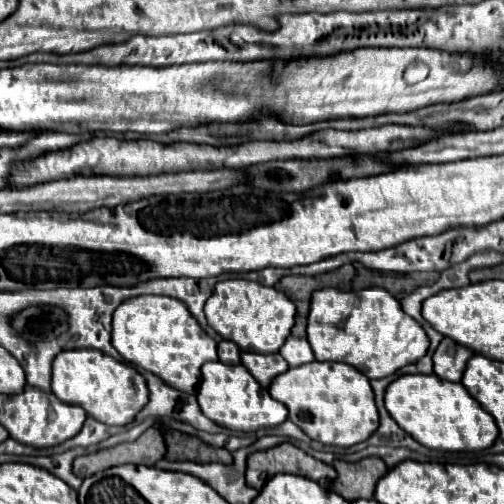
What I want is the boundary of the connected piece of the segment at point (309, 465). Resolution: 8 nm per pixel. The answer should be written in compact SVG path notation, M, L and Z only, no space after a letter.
M283 442L275 448L269 448L265 452L255 452L249 456L247 460L247 482L249 486L253 486L255 490L263 488L263 474L267 478L279 474L279 472L287 472L287 474L297 474L297 476L305 476L309 480L321 480L321 478L335 478L335 470L333 466L315 460L313 456L305 454L303 450L299 450L297 446Z

